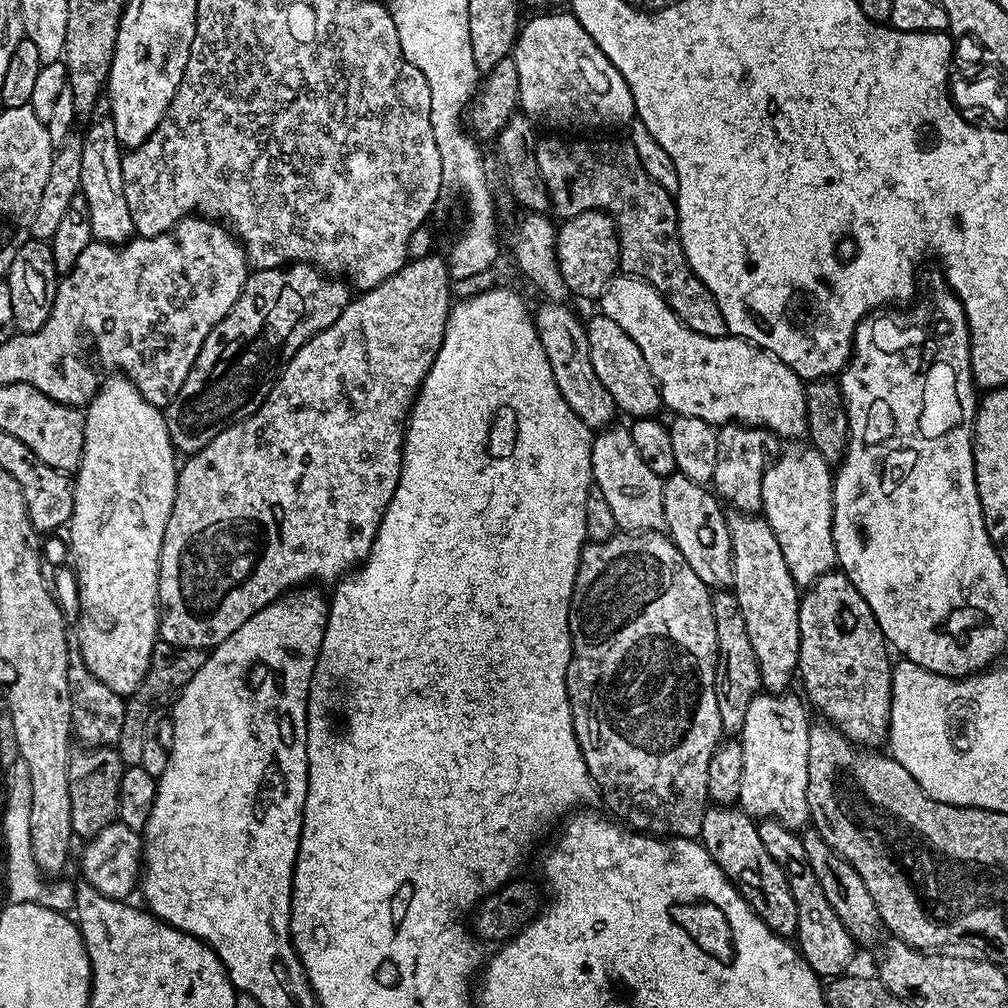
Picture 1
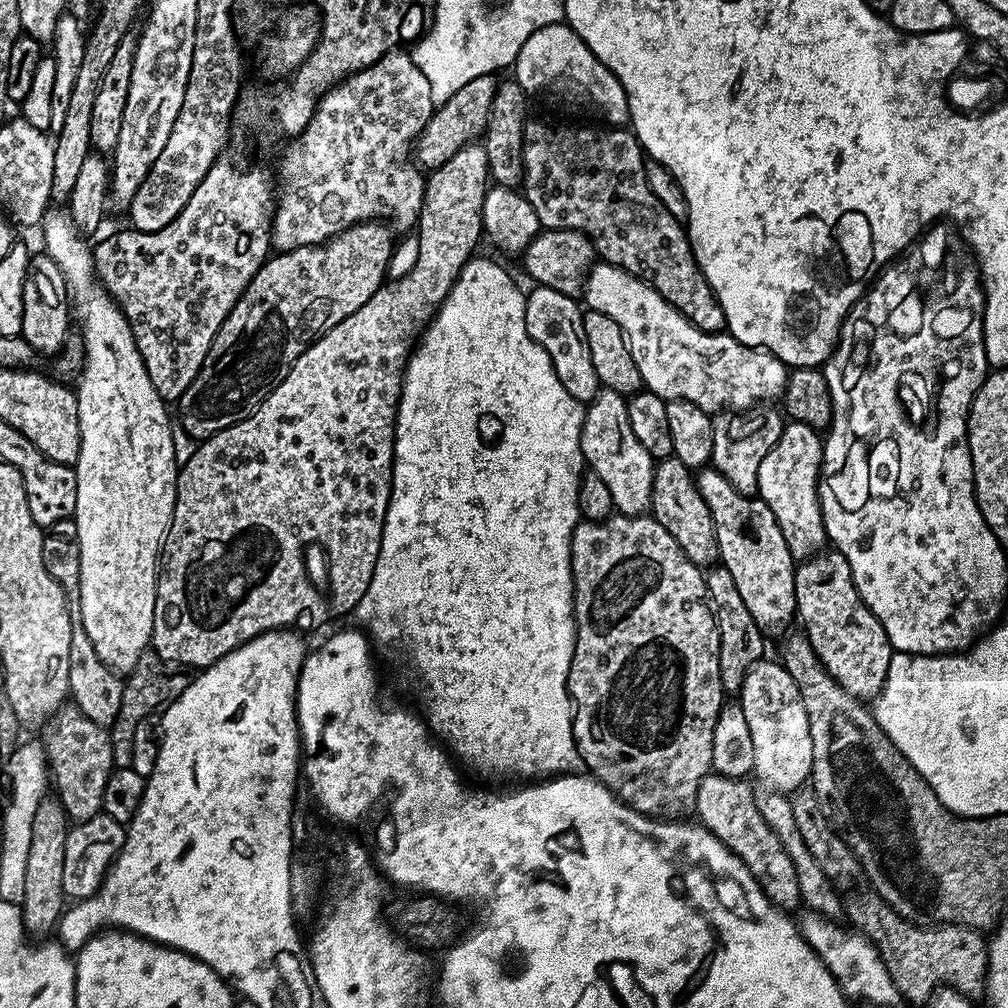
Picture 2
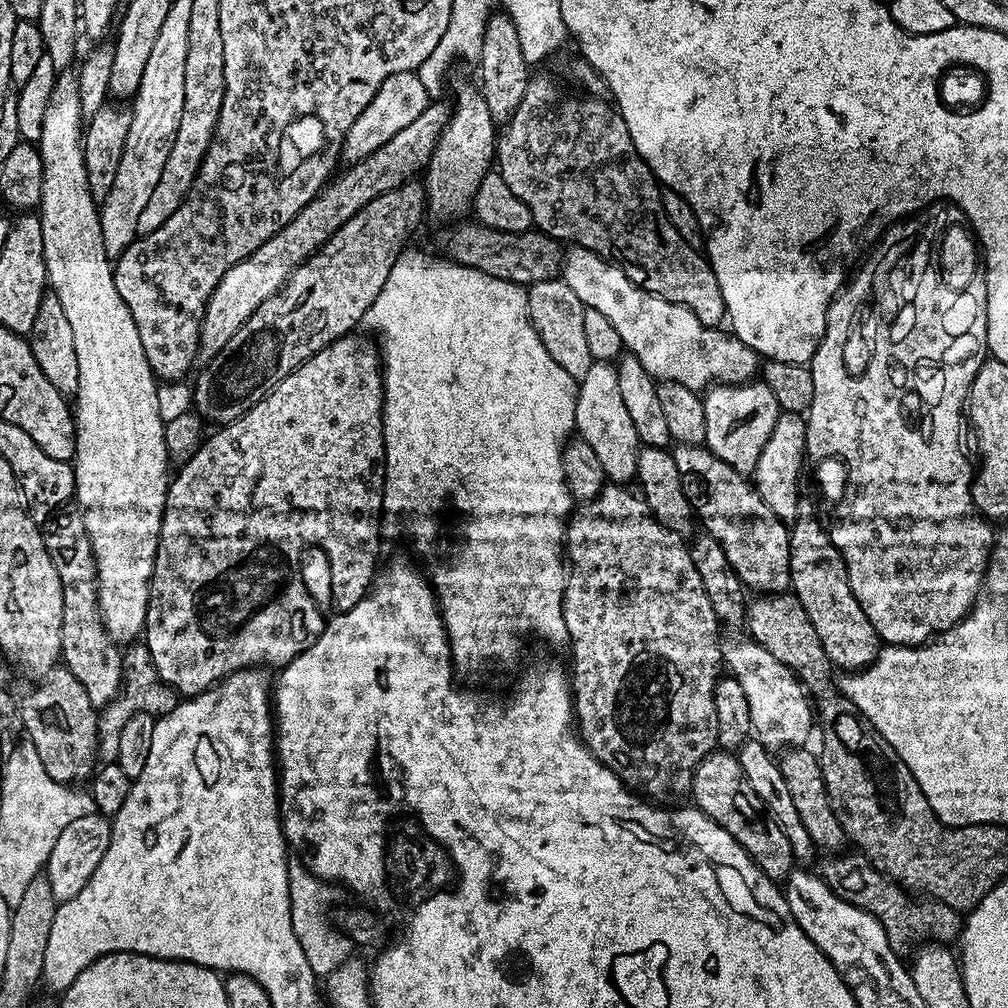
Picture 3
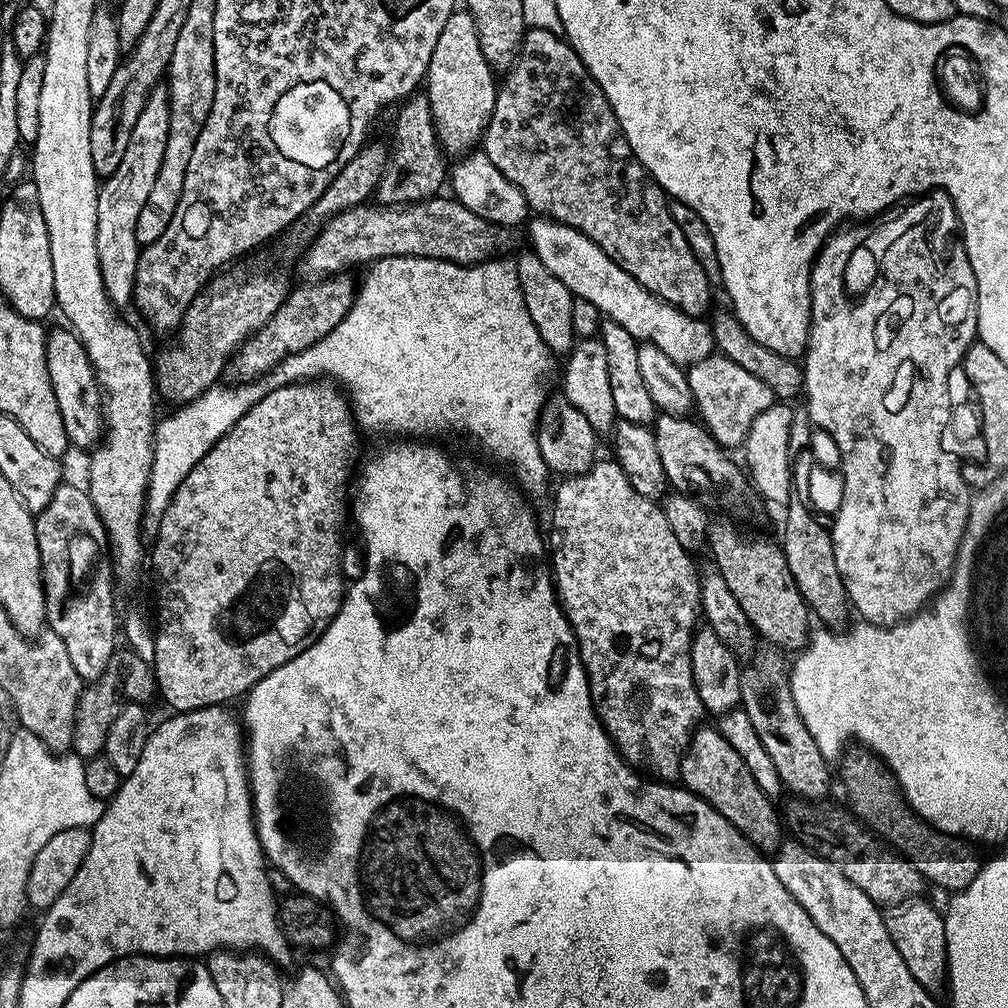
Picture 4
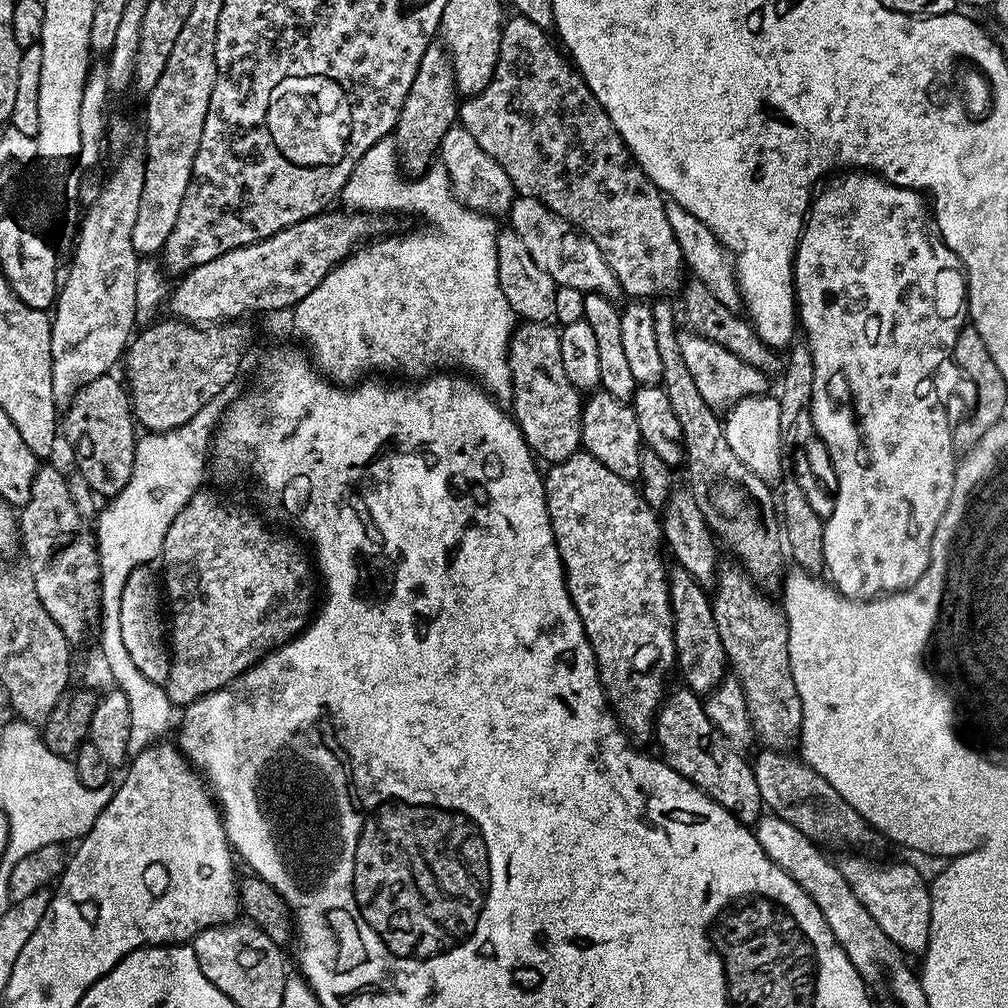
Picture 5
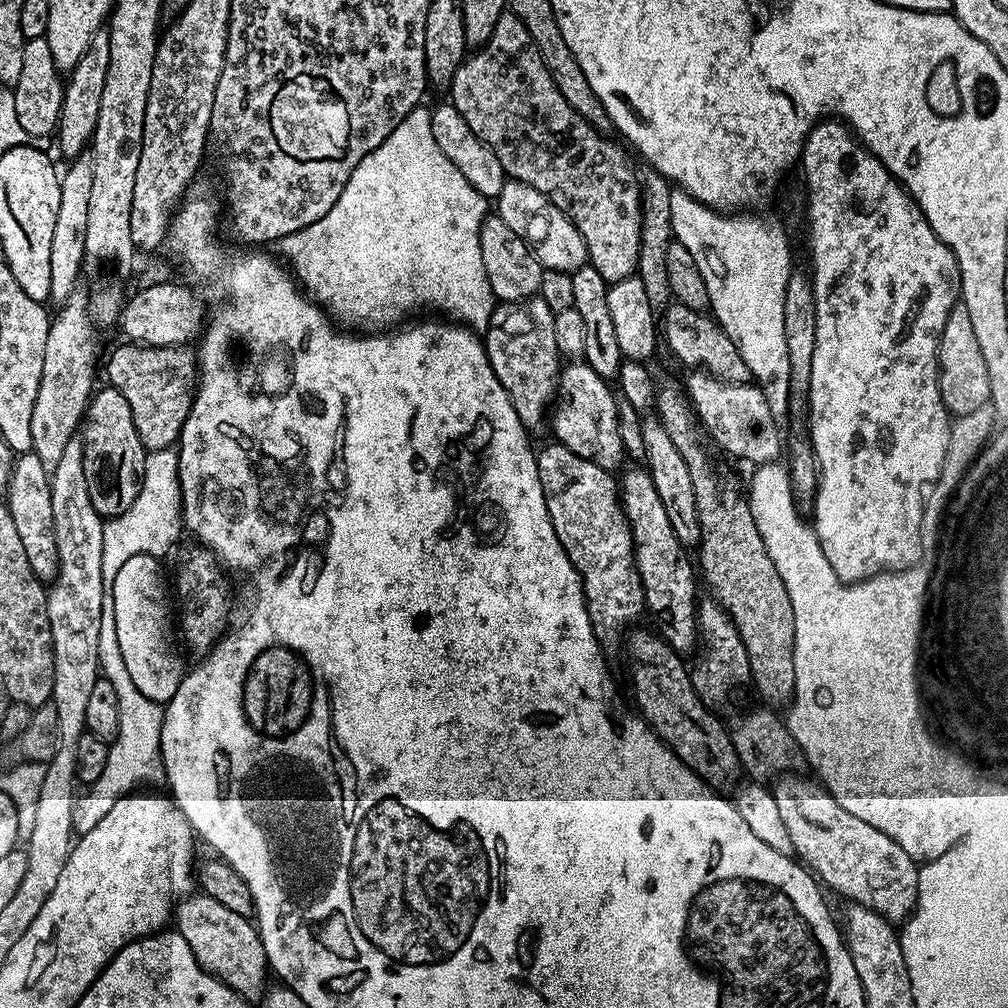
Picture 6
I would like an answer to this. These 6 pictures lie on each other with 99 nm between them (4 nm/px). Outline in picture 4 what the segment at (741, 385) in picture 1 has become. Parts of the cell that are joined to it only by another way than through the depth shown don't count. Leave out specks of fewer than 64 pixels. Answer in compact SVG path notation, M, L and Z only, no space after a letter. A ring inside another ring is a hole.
M547 218L533 219L527 228L528 236L532 239L531 251L536 253L542 266L546 266L546 270L550 270L558 282L565 284L575 299L594 302L601 317L618 322L618 326L630 330L638 342L658 346L666 358L681 366L694 365L702 358L713 355L712 330L703 319L687 316L681 308L675 308L673 304L650 294L598 245L590 242L586 234Z

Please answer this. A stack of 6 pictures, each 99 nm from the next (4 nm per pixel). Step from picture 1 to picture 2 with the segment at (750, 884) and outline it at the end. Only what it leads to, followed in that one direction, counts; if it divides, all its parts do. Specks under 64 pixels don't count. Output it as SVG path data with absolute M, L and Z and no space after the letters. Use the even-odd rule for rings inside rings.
M715 774L704 776L698 786L695 815L699 823L726 845L747 866L750 874L754 874L771 904L781 910L799 909L802 901L794 862L778 840L778 834L774 834L774 830L766 824L766 818L762 818L756 805L757 793L752 793L748 782L744 778L735 780Z

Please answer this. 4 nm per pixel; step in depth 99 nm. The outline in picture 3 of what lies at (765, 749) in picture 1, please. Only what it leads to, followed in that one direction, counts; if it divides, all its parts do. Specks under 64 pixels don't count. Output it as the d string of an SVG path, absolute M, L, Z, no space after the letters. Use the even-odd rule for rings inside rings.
M728 630L720 637L720 654L727 671L746 690L746 702L750 702L750 722L755 739L761 740L770 750L804 746L812 732L814 708L808 705L809 693L799 676L795 676L770 650L740 630Z

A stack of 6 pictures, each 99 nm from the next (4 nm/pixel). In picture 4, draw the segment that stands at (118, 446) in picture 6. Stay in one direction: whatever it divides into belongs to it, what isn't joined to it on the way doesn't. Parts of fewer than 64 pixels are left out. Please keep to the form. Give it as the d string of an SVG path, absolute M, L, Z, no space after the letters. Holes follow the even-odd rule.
M67 327L56 328L47 333L46 342L46 370L50 370L50 386L54 386L54 398L58 398L58 410L62 414L62 426L66 426L68 443L73 449L95 449L100 443L106 429L104 426L104 398L100 390L100 383L96 381L96 371L82 346L76 333Z

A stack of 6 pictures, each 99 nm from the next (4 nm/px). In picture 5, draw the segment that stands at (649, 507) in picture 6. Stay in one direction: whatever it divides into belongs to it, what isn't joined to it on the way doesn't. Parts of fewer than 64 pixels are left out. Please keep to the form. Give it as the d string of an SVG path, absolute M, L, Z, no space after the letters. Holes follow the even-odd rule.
M673 567L668 574L668 597L672 607L672 629L676 647L675 667L680 668L683 683L697 694L713 692L723 682L730 665L728 655L714 622L712 601L705 585L698 583L685 568Z

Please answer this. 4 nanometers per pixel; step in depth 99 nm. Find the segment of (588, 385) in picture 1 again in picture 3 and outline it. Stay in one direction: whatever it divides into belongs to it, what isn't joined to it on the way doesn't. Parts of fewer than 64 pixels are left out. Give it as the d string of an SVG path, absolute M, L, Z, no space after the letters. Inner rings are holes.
M562 278L542 280L531 285L527 289L527 294L528 316L532 320L538 338L542 338L542 346L546 346L550 358L554 358L554 362L558 362L558 366L562 366L566 374L577 378L584 376L594 361L582 323L585 306L578 298L578 294L574 294L574 290L570 290L570 286L566 286Z

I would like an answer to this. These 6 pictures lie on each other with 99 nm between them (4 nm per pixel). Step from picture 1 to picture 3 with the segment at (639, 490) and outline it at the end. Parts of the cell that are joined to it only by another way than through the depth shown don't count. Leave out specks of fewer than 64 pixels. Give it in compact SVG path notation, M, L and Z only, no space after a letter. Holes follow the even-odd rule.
M594 362L590 370L586 370L586 374L579 377L576 389L575 431L581 439L590 442L609 481L624 486L636 480L636 455L640 453L642 445L636 437L634 422L630 422L630 414L622 403L618 374L611 363Z

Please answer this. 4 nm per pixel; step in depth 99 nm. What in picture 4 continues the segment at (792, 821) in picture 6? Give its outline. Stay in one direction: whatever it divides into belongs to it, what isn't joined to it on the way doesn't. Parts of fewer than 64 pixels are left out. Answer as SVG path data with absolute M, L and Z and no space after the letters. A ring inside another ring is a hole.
M904 898L891 905L884 912L884 925L894 946L898 946L898 954L902 954L902 962L906 962L920 985L929 990L943 989L948 970L944 918L939 907L936 909L930 901L920 899L924 898Z

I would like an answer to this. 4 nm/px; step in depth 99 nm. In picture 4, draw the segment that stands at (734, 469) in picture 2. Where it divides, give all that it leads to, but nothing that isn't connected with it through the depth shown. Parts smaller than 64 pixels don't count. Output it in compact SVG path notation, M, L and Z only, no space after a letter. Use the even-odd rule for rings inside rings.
M719 354L702 358L687 369L687 374L695 411L700 411L699 419L704 428L725 450L739 449L748 439L754 418L758 418L762 410L777 403L776 395L772 393L770 386L766 386L766 382L742 370L738 362L730 362L730 358Z

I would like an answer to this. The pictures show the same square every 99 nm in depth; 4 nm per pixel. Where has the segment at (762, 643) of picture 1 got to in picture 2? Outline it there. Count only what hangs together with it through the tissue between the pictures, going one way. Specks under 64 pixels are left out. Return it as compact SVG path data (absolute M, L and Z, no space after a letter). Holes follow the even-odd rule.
M705 466L695 473L695 478L698 490L702 494L702 502L710 506L710 518L714 518L714 534L718 538L720 551L719 563L726 570L730 570L734 582L738 585L738 594L742 594L742 602L746 602L761 632L771 634L782 631L796 616L794 598L796 564L790 554L790 546L786 546L786 538L782 538L782 526L778 526L774 510L770 510L770 506L766 506L764 500L734 490L734 486L730 486L730 481L716 468Z

